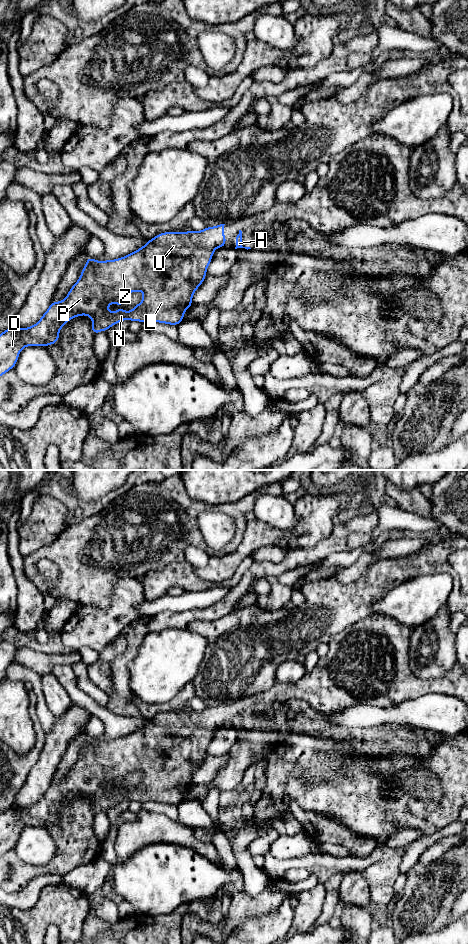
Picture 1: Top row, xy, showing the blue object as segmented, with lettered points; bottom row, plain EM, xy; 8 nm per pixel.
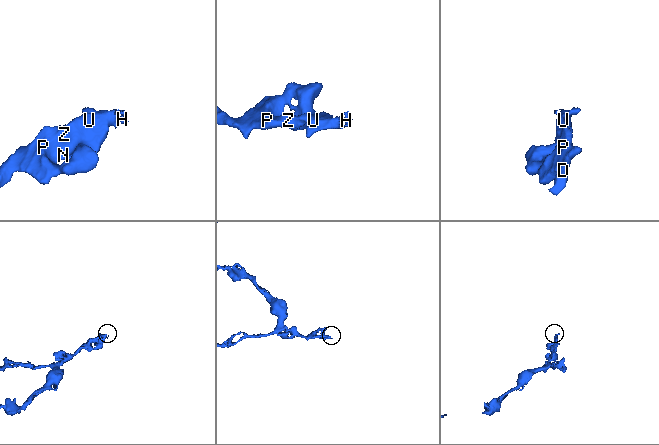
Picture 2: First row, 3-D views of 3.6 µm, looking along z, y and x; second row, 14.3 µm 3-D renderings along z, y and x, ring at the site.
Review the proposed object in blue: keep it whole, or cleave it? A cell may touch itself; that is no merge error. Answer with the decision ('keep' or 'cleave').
keep

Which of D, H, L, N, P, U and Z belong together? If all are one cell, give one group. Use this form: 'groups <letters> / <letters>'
groups D H L N P U Z

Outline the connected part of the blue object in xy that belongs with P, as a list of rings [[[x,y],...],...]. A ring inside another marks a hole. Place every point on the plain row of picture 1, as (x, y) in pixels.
[[[224,705],[207,706],[202,711],[159,713],[140,729],[114,740],[99,742],[88,737],[80,758],[72,765],[66,778],[59,782],[52,781],[35,805],[19,809],[13,804],[0,813],[0,857],[15,847],[24,827],[46,828],[47,825],[54,825],[60,819],[58,813],[62,807],[81,795],[87,795],[93,800],[91,810],[94,815],[107,811],[123,800],[141,803],[153,801],[178,806],[184,800],[185,791],[193,785],[194,772],[206,758],[214,730],[226,727]],[[136,771],[143,772],[143,780],[131,791],[118,789],[111,793],[107,789],[113,781],[123,786],[125,777]]]

